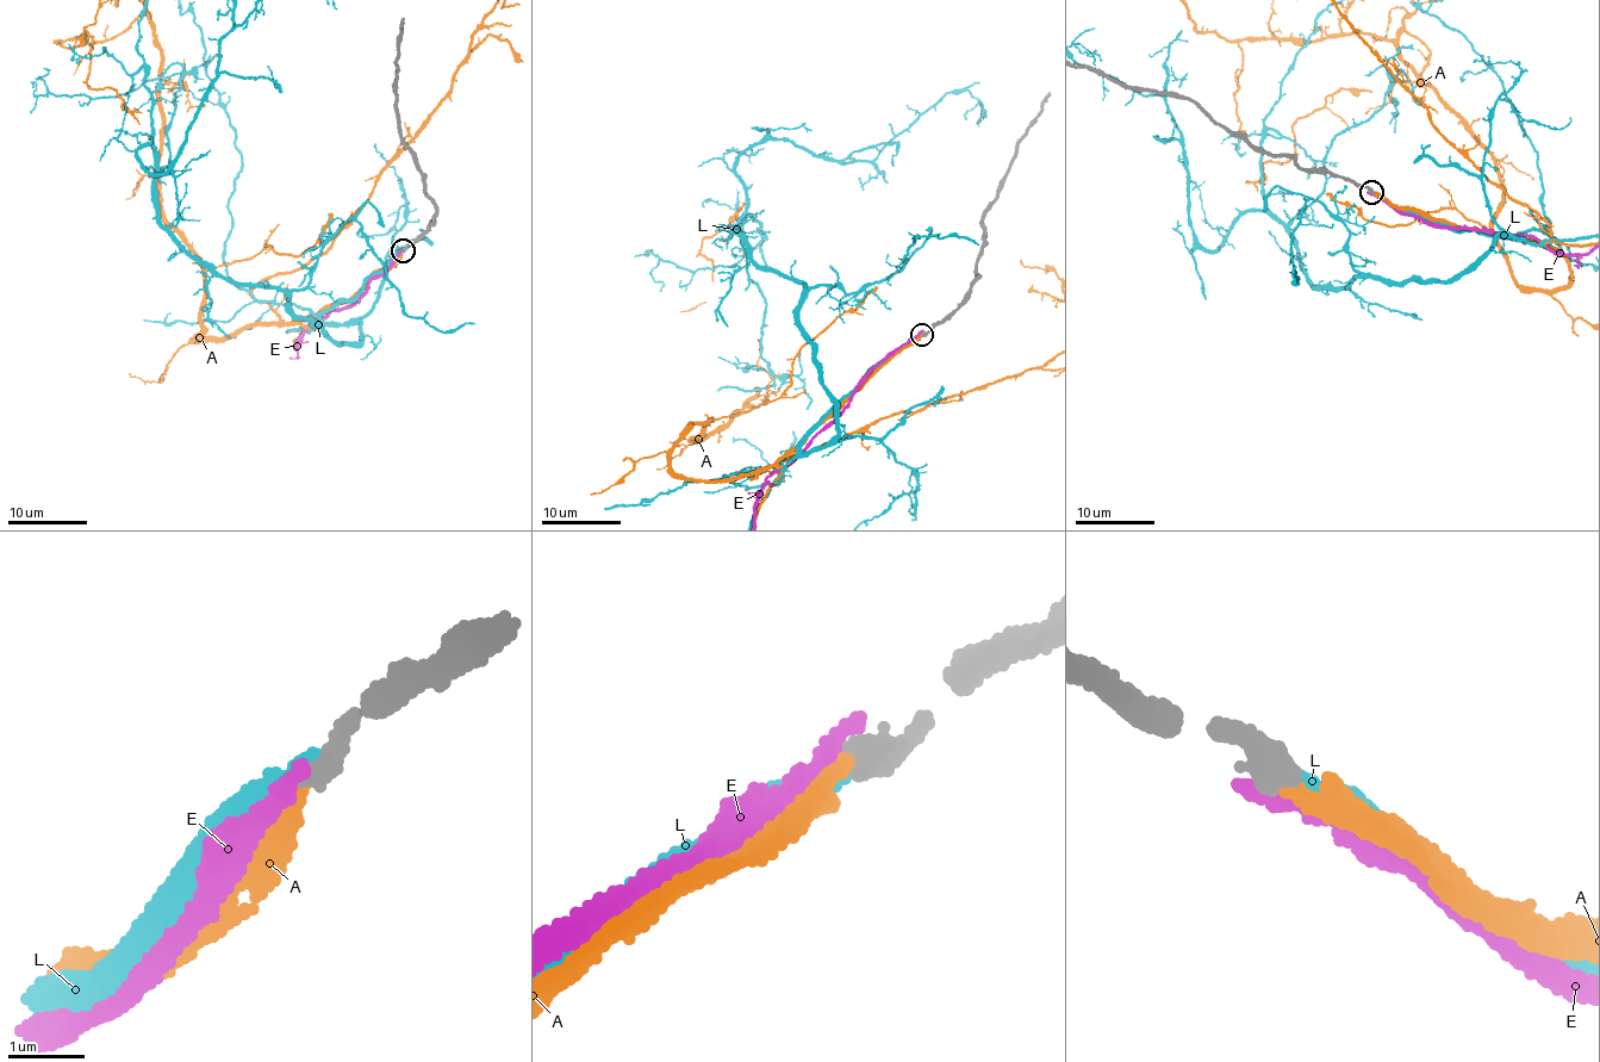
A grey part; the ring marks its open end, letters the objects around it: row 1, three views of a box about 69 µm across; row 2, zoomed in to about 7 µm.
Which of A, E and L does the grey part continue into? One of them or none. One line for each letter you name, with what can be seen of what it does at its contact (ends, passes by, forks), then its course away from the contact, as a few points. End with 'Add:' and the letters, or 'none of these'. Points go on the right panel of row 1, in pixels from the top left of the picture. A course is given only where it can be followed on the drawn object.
A: it ends
Add: A

